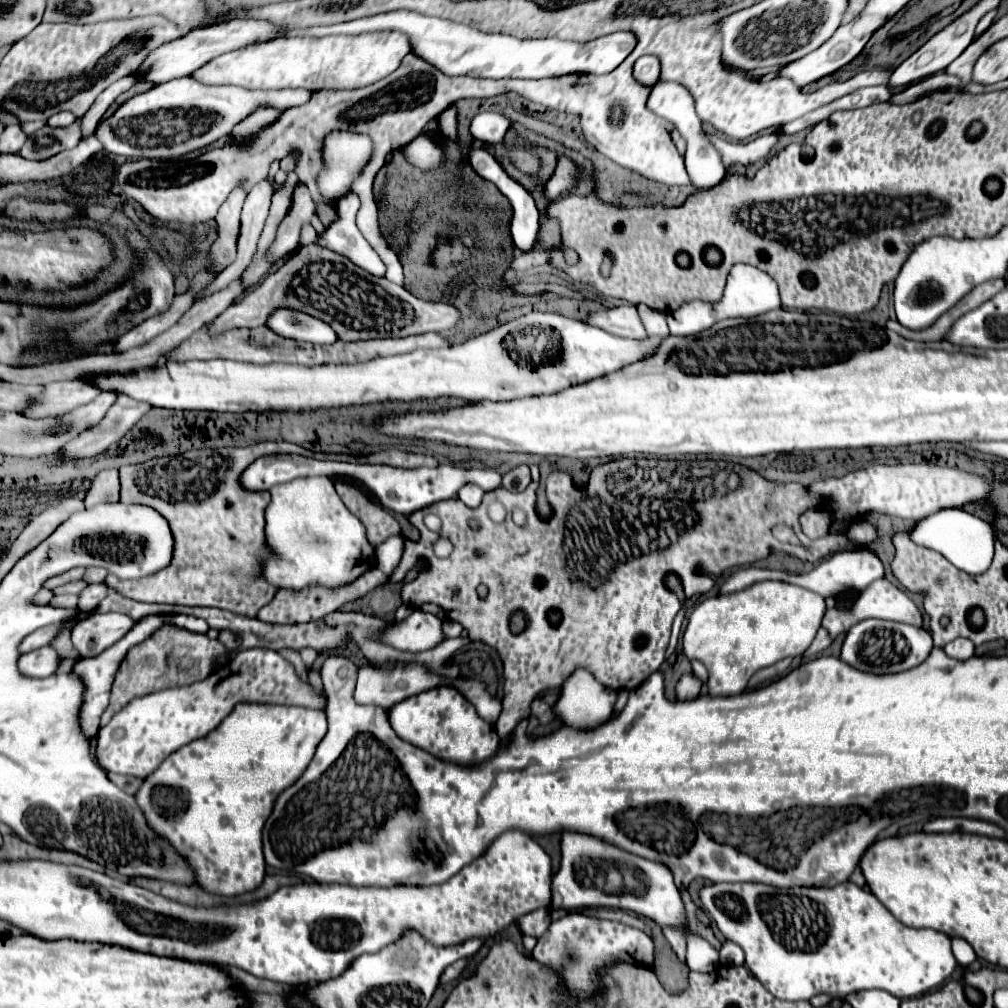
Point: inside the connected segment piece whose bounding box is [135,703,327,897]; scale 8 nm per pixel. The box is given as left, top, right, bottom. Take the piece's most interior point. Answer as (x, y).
(210, 799)

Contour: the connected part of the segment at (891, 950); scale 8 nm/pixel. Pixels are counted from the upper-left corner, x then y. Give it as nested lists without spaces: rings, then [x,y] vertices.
[[[851,881],[837,887],[795,887],[775,889],[763,883],[713,883],[699,891],[703,909],[713,917],[727,941],[737,943],[745,953],[747,969],[769,993],[783,1001],[809,1001],[815,995],[845,999],[865,989],[883,989],[899,999],[919,997],[941,985],[957,969],[951,939],[931,929],[913,929],[897,921],[873,895]]]

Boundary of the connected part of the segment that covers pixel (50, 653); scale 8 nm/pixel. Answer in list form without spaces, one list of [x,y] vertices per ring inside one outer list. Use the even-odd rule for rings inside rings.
[[[47,645],[47,647],[21,655],[17,661],[17,667],[19,667],[19,673],[23,673],[25,677],[43,679],[43,677],[49,677],[55,673],[57,663],[59,663],[57,651]]]

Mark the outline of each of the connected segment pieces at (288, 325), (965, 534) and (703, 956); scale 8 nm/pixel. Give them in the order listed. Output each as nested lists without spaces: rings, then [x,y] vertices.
[[[279,307],[275,309],[265,323],[275,335],[281,335],[285,339],[295,339],[295,341],[309,341],[309,343],[319,343],[319,345],[331,345],[339,337],[333,331],[331,325],[325,321],[311,317],[303,311],[295,311],[289,307]]]
[[[945,509],[941,513],[925,517],[911,529],[909,537],[915,545],[941,553],[949,563],[953,563],[957,569],[969,575],[985,573],[993,561],[995,535],[993,535],[991,523],[967,513],[965,509]]]
[[[687,933],[689,937],[689,953],[687,953],[687,967],[699,973],[711,973],[719,965],[719,953],[701,937]]]

